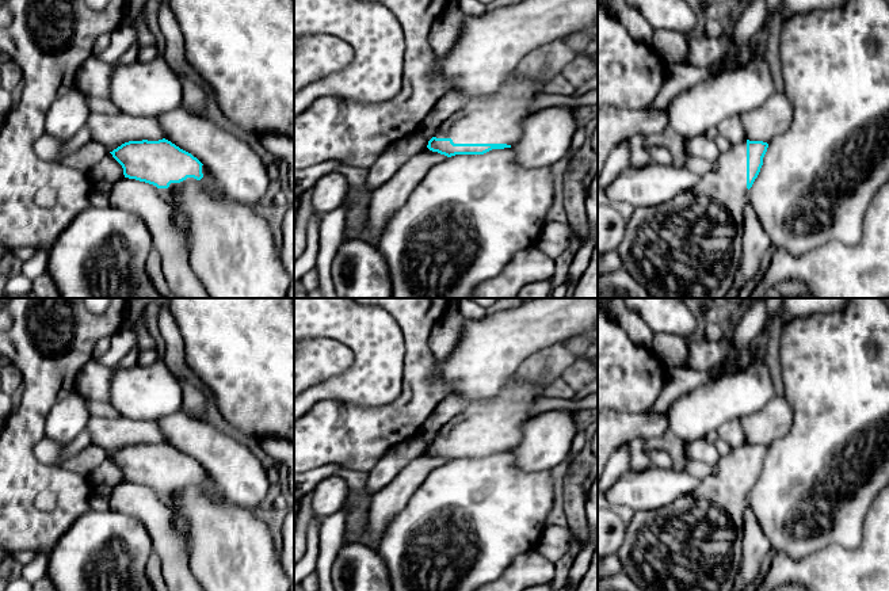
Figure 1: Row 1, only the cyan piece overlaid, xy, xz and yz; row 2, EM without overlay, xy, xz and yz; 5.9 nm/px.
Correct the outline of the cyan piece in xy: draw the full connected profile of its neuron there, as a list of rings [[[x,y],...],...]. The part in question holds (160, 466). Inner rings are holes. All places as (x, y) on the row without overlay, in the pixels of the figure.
[[[165,442],[129,445],[110,457],[122,469],[125,481],[149,487],[164,500],[188,552],[187,525],[171,507],[169,497],[188,485],[198,485],[220,496],[222,493],[213,478],[197,461]]]

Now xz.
[[[541,362],[527,363],[507,380],[496,396],[473,401],[465,411],[455,415],[436,434],[427,451],[447,461],[455,458],[484,458],[492,453],[516,449],[523,439],[524,424],[537,416],[531,405],[545,399],[545,389],[539,386]]]

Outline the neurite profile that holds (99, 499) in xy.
[[[103,485],[92,487],[89,495],[89,507],[95,511],[106,511],[110,508],[110,492]]]

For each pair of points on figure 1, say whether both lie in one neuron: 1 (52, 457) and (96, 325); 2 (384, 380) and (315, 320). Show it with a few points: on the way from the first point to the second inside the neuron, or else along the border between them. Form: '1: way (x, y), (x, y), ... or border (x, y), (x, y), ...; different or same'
1: border (42, 437), (34, 456), (45, 464), (61, 465); different
2: way (374, 359), (335, 320); same

